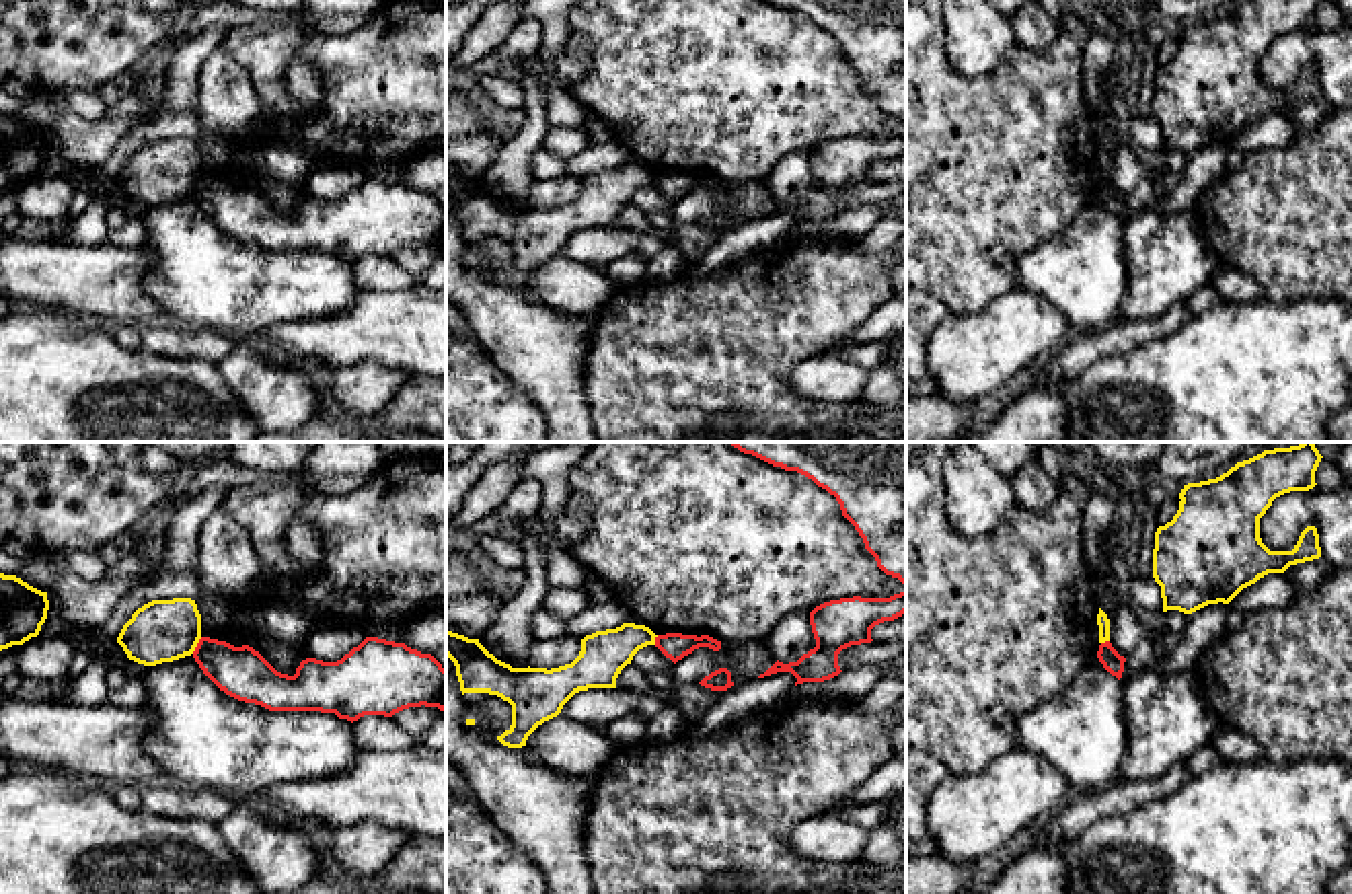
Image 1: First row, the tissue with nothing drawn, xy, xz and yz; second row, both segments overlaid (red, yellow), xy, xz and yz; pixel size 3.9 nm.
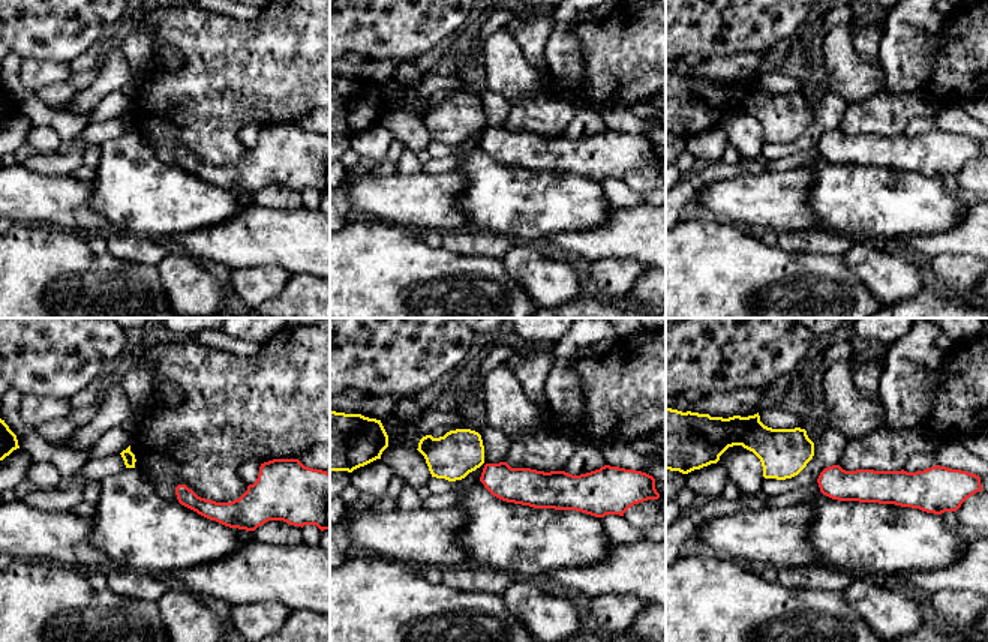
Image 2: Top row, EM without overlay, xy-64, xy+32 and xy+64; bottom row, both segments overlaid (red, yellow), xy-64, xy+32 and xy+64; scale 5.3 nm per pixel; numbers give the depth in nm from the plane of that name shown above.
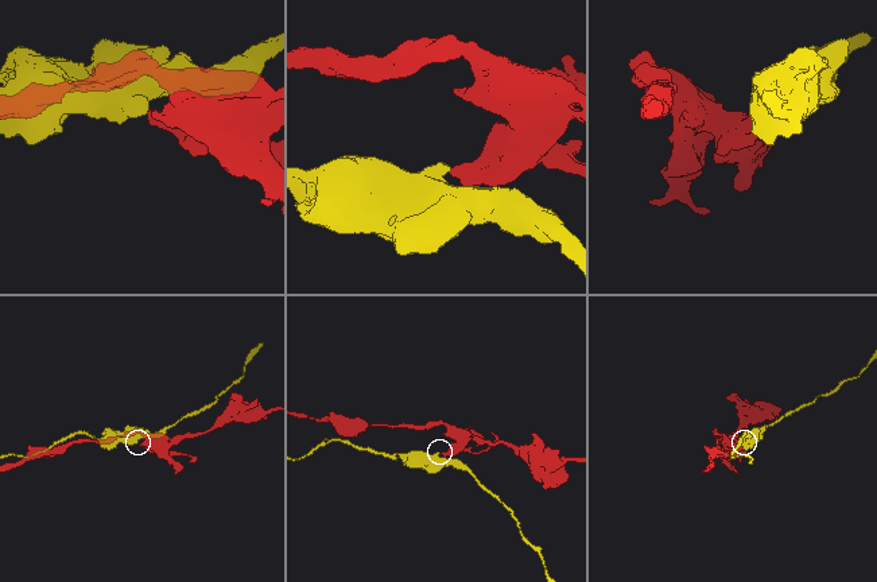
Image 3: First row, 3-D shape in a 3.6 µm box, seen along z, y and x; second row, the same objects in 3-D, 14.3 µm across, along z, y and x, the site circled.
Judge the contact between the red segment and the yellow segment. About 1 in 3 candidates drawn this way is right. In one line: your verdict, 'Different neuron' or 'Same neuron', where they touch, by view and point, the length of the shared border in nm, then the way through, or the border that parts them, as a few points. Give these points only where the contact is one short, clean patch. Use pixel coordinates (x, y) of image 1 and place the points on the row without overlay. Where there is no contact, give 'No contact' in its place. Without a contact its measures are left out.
Different neuron. Touches red at xy (198, 185). Shared border 80 nm. Boundary: xy (202, 177), (192, 192)

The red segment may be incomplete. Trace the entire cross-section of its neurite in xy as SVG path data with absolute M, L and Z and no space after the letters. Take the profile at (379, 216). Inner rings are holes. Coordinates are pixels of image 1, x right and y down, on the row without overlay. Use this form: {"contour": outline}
{"contour": "M201 177L195 201L226 234L269 251L321 251L358 261L409 247L446 249L446 210L421 193L378 177L366 177L337 201L306 197L294 216L277 212L249 185Z"}

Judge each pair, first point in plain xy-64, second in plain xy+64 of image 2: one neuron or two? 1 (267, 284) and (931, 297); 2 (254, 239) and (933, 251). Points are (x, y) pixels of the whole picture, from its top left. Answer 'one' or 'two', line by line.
1: two
2: one

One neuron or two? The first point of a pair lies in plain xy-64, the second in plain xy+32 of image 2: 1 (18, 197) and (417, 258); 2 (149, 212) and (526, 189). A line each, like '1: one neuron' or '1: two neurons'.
1: two neurons
2: one neuron

